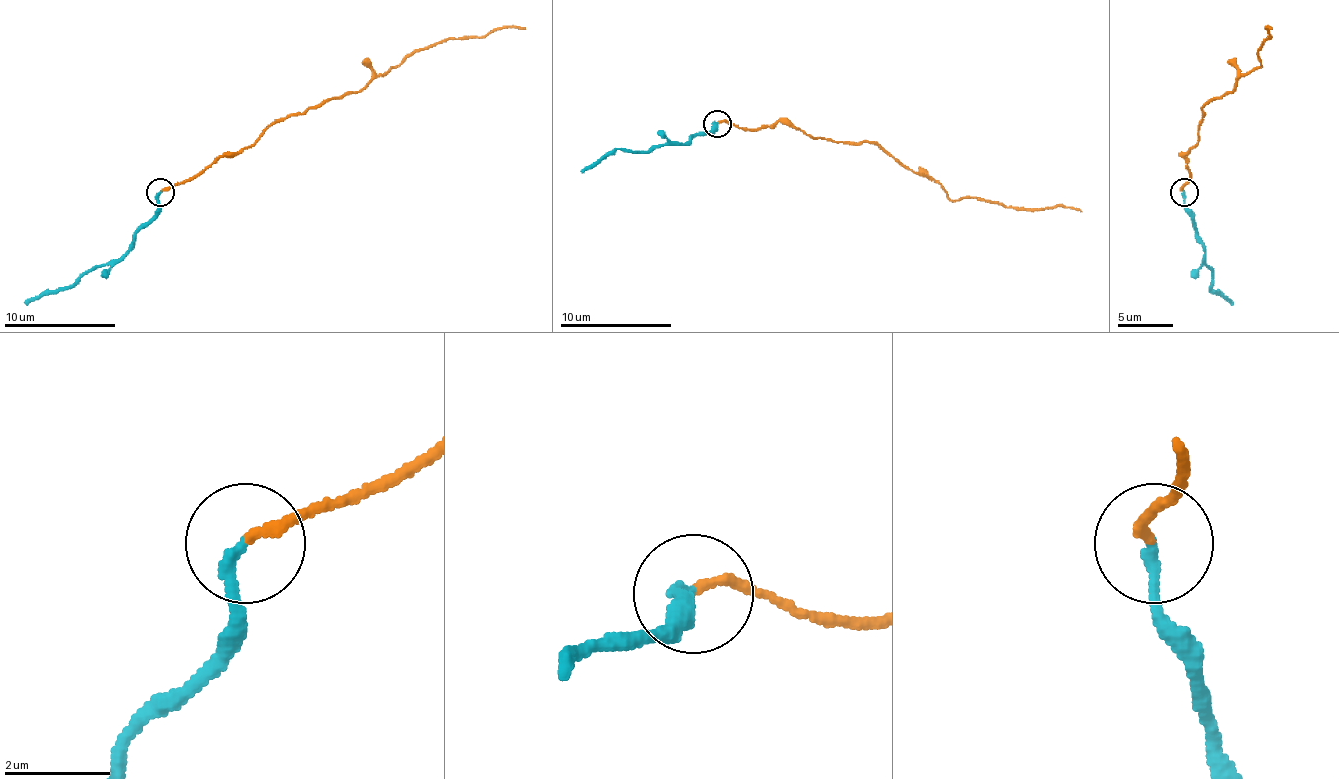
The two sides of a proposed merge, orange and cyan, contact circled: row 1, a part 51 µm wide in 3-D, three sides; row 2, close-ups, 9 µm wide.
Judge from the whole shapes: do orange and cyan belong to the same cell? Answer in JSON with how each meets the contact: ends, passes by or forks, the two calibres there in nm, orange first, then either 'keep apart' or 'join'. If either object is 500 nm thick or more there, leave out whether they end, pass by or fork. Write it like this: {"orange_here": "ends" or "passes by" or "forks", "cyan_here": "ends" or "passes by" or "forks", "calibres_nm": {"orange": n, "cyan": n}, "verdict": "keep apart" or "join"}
{"orange_here": "ends", "cyan_here": "ends", "calibres_nm": {"orange": 190, "cyan": 200}, "verdict": "keep apart"}

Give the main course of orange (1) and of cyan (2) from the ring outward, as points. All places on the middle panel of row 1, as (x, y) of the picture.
1: (718, 124), (757, 130), (790, 121), (812, 138), (873, 141), (951, 199), (1082, 210)
2: (718, 124), (684, 144), (642, 152), (615, 149), (581, 171)

